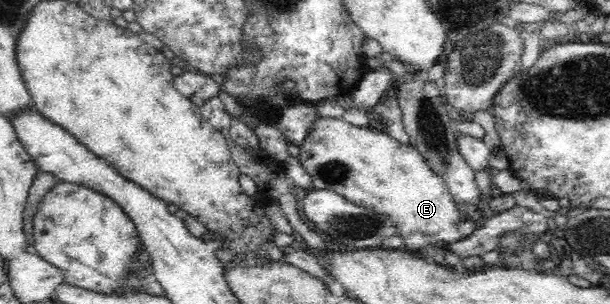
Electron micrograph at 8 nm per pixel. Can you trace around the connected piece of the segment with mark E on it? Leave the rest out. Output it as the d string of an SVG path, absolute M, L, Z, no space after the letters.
M319 116L316 125L312 127L312 131L300 147L299 158L302 166L312 176L313 189L327 188L362 209L388 218L392 222L393 233L401 239L403 251L424 251L428 247L442 248L454 245L458 241L468 239L480 225L478 221L468 217L464 206L449 192L448 184L442 175L432 169L417 149L410 143L398 143L380 128L374 129L371 126L358 129L344 123L340 118Z

